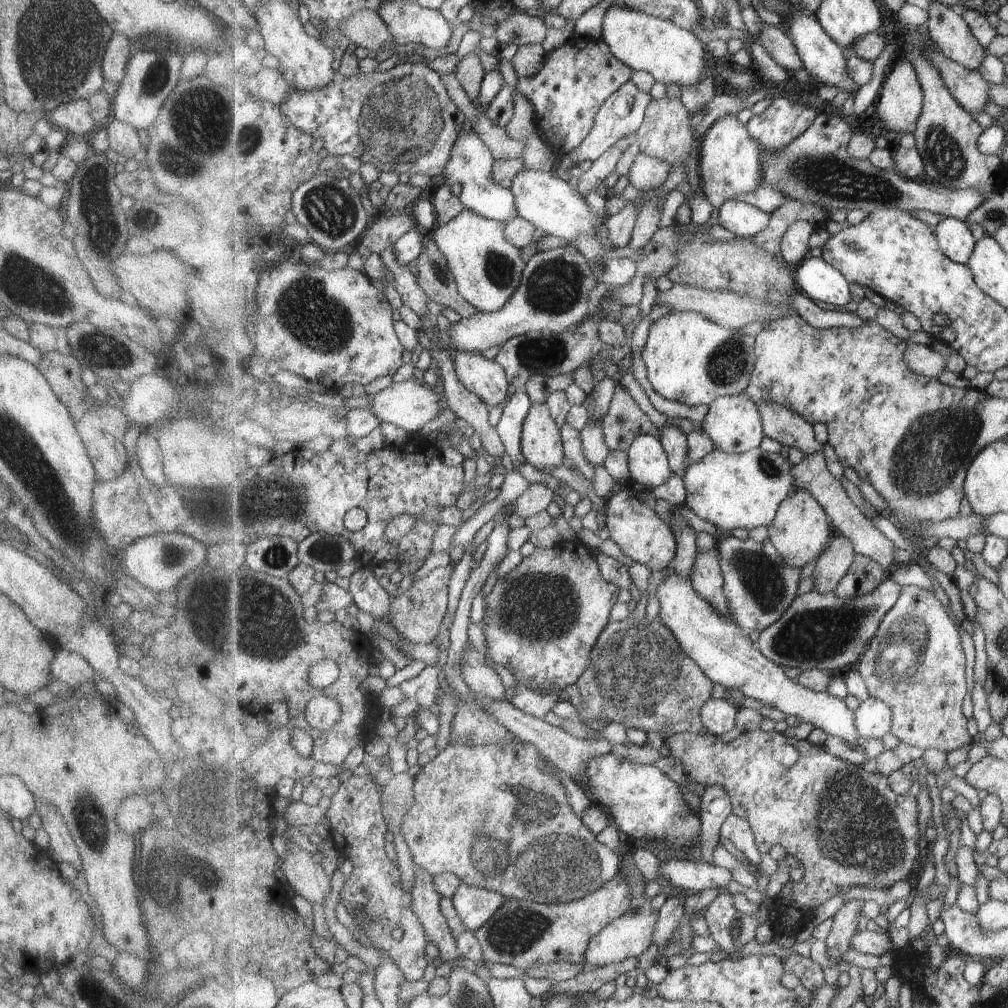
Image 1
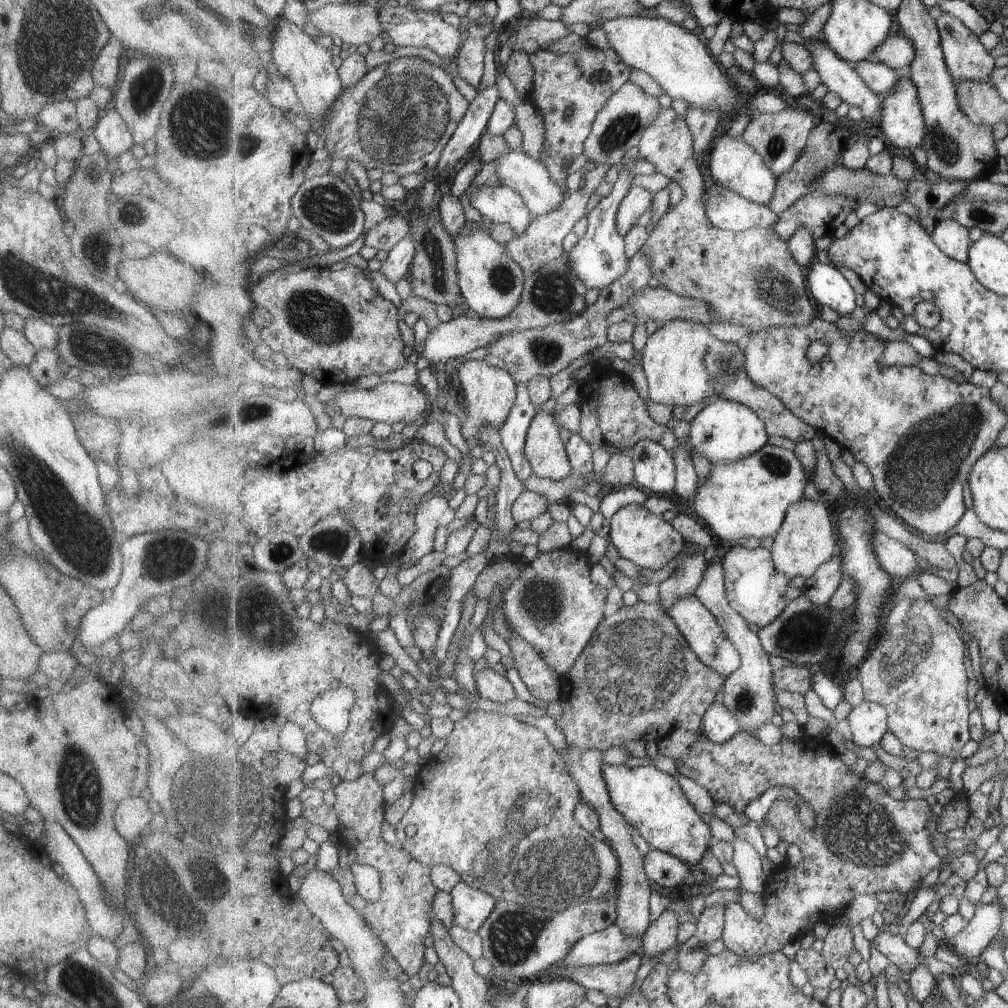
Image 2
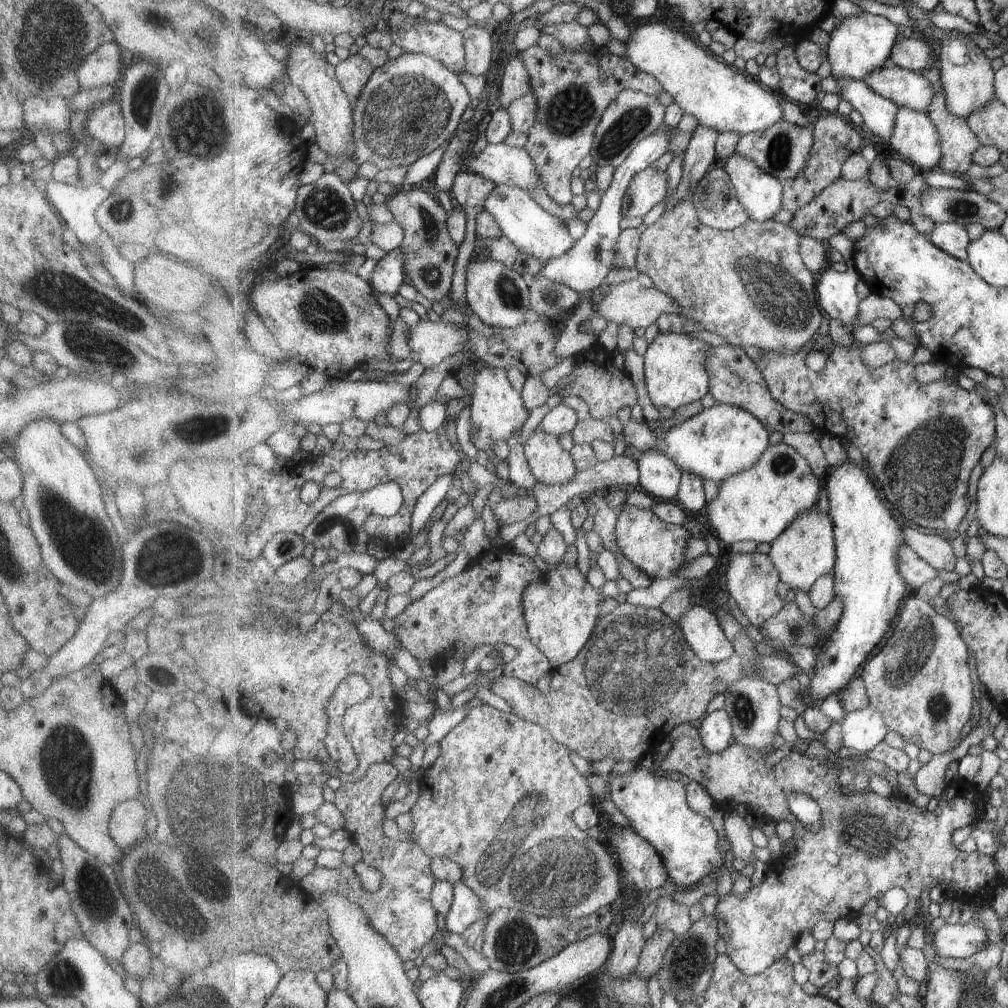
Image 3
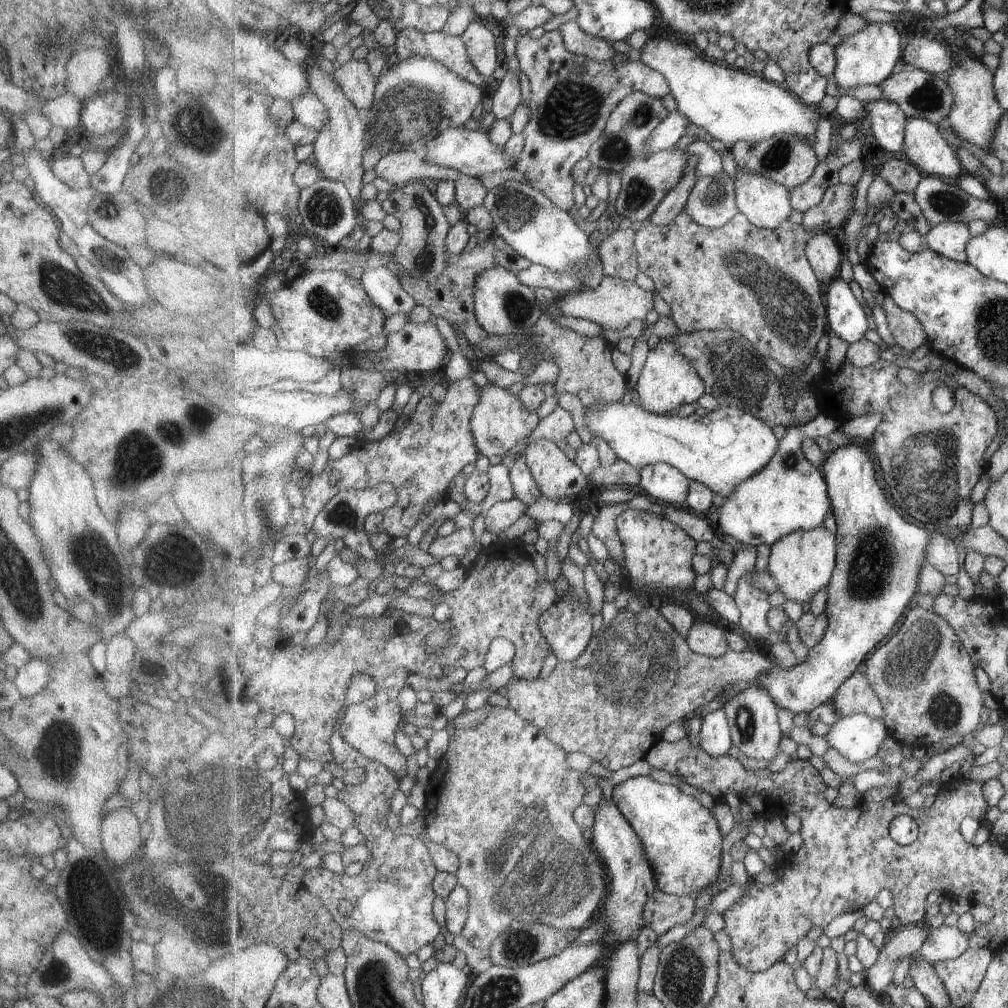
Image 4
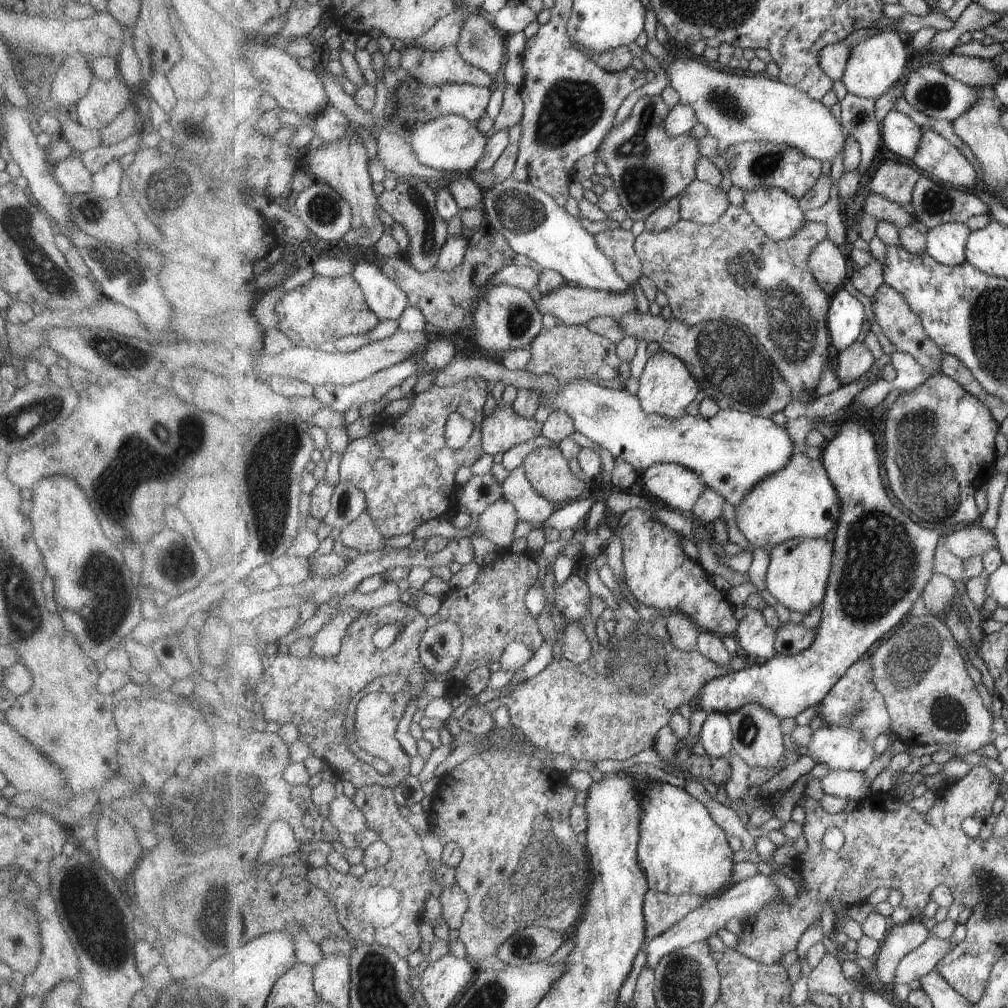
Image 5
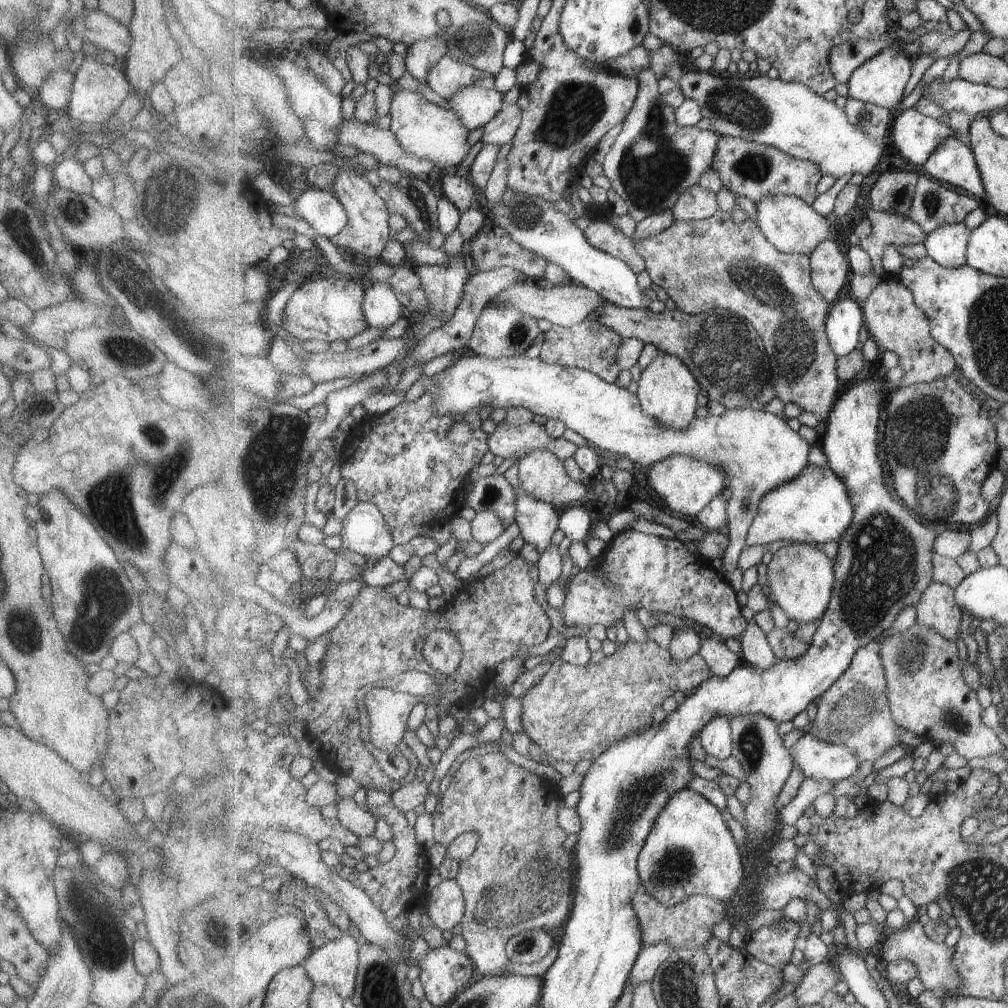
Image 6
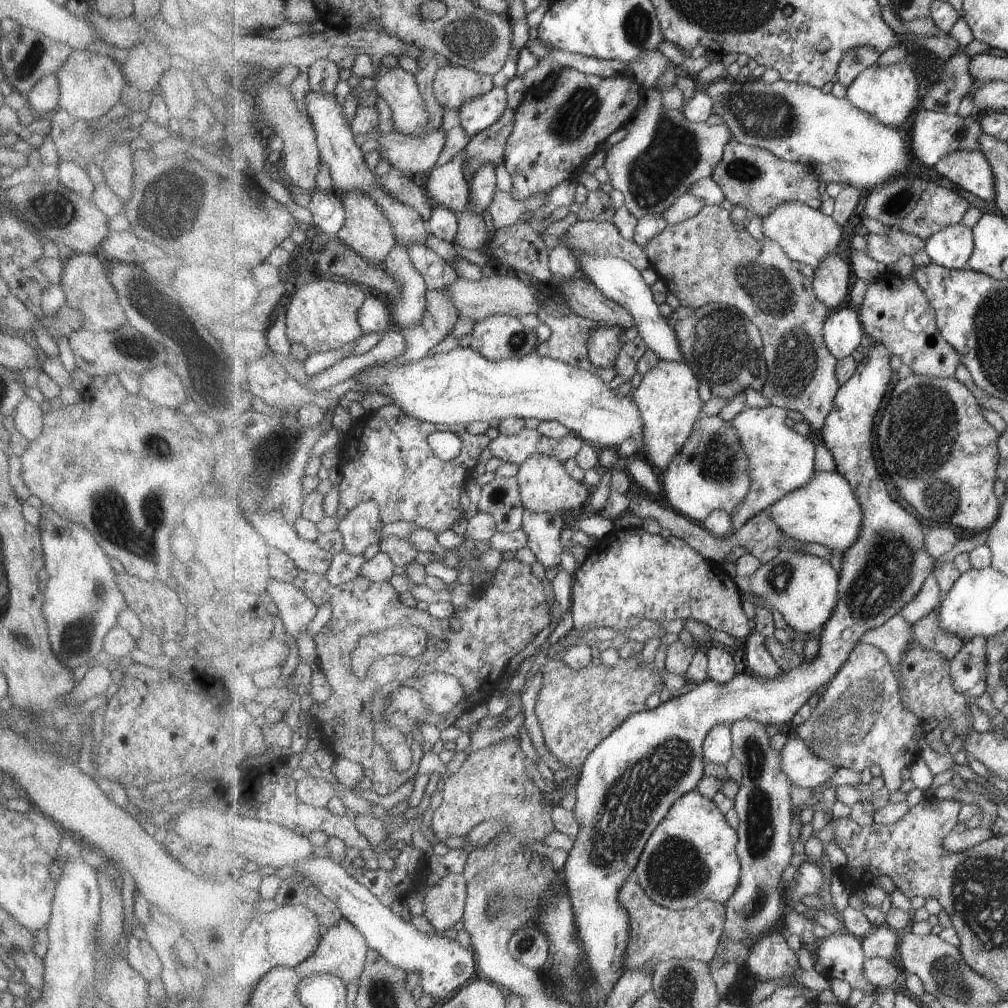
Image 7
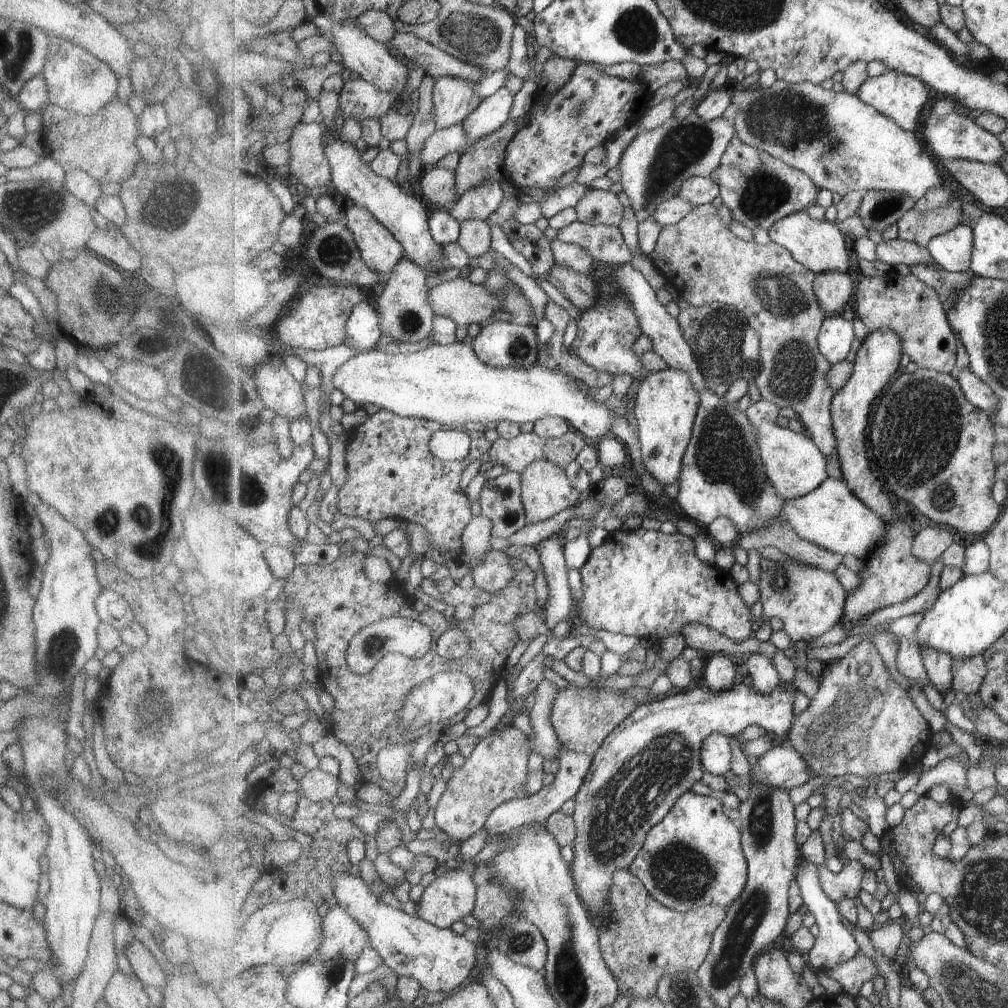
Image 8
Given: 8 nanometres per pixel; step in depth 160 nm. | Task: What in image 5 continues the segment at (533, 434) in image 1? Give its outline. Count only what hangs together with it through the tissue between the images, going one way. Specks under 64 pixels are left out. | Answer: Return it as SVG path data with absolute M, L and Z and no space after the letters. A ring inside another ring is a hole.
M559 444L536 448L526 456L523 465L539 494L558 507L577 500L585 492L585 480L571 472Z

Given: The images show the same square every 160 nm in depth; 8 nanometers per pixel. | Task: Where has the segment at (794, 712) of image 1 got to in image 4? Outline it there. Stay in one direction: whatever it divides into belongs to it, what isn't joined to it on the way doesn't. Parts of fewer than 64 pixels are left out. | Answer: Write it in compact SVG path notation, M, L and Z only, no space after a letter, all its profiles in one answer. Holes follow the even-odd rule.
M697 620L686 640L696 654L719 658L730 650L727 634L727 630L721 628L719 624L709 620L705 622Z

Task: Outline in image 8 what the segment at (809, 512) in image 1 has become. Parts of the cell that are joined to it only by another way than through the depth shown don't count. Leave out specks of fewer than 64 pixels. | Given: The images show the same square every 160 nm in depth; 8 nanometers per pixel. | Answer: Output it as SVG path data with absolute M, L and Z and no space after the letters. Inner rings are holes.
M787 557L786 560L784 561L777 561L768 570L765 570L764 572L760 572L760 583L758 584L758 588L761 592L761 597L762 597L760 602L764 608L763 615L765 615L765 619L762 620L762 624L759 624L760 626L759 628L763 626L763 622L767 622L767 620L770 620L773 617L777 617L784 623L784 630L786 634L790 637L790 640L793 640L794 642L800 640L808 641L811 638L814 638L815 640L818 636L825 634L827 631L831 630L831 628L837 626L837 624L841 625L841 622L843 622L843 618L846 617L846 602L847 602L847 598L849 597L847 590L843 588L843 584L839 582L839 578L835 576L834 572L827 572L817 566L811 566L804 563L797 564L797 562L792 561L790 558Z

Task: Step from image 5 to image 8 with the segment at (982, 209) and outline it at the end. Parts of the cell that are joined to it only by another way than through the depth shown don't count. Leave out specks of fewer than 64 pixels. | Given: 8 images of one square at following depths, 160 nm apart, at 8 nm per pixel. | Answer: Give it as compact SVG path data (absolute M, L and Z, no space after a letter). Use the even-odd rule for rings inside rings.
M954 197L950 203L947 203L947 206L941 206L940 208L929 211L912 209L910 212L905 214L904 218L901 218L901 220L896 223L898 238L919 244L923 247L929 246L933 238L946 234L961 225L964 214L963 210L961 210L961 206L963 206L961 203L962 200L958 200Z

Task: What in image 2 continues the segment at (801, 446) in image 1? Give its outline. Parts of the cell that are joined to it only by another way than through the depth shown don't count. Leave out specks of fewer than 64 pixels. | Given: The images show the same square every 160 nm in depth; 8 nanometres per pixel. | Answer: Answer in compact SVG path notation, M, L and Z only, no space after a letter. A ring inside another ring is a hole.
M744 368L739 372L738 376L725 388L721 396L732 401L743 403L745 406L751 407L759 418L766 422L766 429L771 436L783 436L792 440L795 444L803 441L811 441L817 436L816 427L807 424L801 417L791 411L780 398L777 398L771 391L764 389L757 383L754 383Z

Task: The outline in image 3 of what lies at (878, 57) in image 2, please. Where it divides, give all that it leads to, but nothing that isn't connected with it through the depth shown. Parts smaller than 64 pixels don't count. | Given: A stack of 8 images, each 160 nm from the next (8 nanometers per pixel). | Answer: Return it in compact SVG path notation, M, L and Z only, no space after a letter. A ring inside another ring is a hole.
M921 36L902 39L894 46L887 66L893 62L894 67L910 71L920 71L938 64L938 56L927 40Z

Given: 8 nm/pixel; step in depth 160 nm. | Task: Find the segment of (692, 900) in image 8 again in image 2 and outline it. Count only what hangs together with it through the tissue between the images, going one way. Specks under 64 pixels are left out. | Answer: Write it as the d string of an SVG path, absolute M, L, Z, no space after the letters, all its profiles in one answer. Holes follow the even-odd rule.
M604 764L602 771L615 808L653 848L675 855L689 864L699 865L715 840L709 824L703 822L701 813L673 776L661 772L653 765L628 768L624 765Z

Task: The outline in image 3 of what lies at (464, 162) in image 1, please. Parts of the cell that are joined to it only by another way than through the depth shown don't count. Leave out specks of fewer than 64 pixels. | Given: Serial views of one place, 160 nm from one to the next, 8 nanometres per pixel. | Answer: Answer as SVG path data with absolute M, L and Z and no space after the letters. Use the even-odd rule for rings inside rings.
M497 185L487 197L485 210L489 211L499 223L507 238L511 239L523 252L536 256L545 262L563 256L575 244L567 225L557 216L546 211L533 194L521 187Z

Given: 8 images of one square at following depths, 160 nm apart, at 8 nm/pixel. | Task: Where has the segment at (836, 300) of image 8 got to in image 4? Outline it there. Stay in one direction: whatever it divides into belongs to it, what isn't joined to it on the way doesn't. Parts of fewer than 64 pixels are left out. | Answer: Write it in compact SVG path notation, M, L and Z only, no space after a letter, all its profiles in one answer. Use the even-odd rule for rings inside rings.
M824 232L815 236L806 250L809 262L825 288L834 282L840 268L841 250L837 248L835 235Z

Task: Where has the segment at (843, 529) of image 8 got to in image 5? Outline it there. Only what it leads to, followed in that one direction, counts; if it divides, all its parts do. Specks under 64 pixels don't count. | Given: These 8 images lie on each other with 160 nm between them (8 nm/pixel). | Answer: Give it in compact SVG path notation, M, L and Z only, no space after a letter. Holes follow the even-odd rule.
M811 417L787 418L784 428L797 444L793 458L783 470L759 481L742 504L735 508L736 526L751 545L763 547L770 544L774 548L794 538L821 538L837 528L842 517L838 490L822 461L811 459L805 451L815 423Z

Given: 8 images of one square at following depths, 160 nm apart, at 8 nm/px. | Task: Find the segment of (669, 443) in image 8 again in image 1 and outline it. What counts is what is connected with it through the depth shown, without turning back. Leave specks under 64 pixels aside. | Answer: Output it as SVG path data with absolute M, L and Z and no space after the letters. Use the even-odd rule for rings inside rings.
M671 311L651 325L643 360L661 396L686 405L710 406L719 397L746 391L757 362L756 337L724 327L697 311Z

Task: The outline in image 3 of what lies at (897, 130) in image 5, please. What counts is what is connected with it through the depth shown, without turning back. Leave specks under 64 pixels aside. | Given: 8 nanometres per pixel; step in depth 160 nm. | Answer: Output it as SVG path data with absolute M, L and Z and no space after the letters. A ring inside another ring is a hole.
M841 77L835 80L842 98L861 114L865 128L890 142L900 109L898 104L877 94L863 79Z

